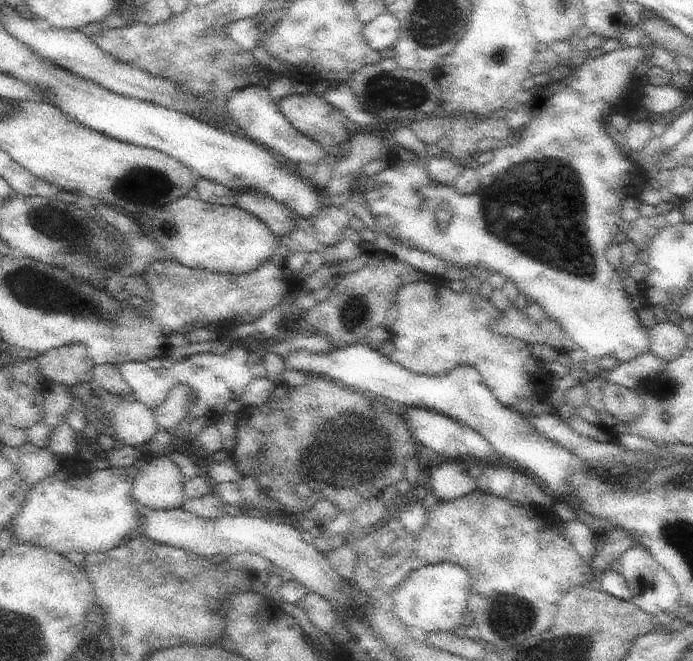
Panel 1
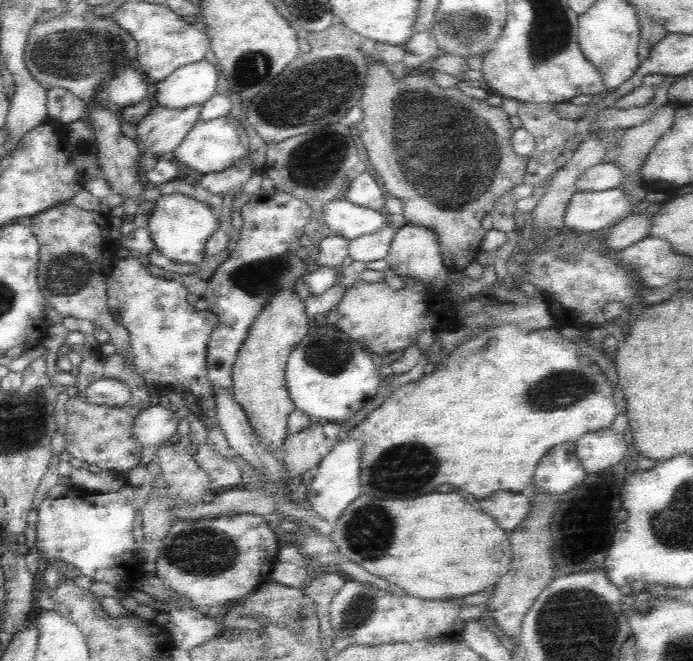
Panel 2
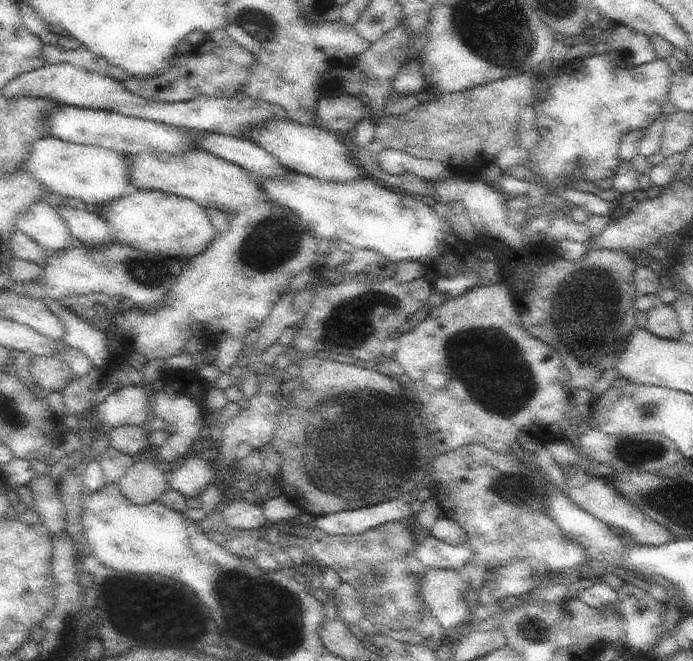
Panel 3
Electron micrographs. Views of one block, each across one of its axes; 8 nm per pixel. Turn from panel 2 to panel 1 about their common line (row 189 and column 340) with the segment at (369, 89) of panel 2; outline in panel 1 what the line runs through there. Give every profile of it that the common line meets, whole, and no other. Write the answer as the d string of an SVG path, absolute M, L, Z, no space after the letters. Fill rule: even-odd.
M307 374L308 381L303 386L277 384L266 404L248 412L248 424L239 428L234 460L242 476L255 476L262 487L263 494L272 500L282 500L280 494L286 488L296 492L300 484L308 484L312 495L307 499L314 506L320 498L332 500L342 512L353 512L366 500L376 498L390 484L396 484L404 478L406 460L420 452L418 440L413 436L404 418L394 414L384 402L370 402L366 396L342 383ZM254 466L260 466L256 472Z

